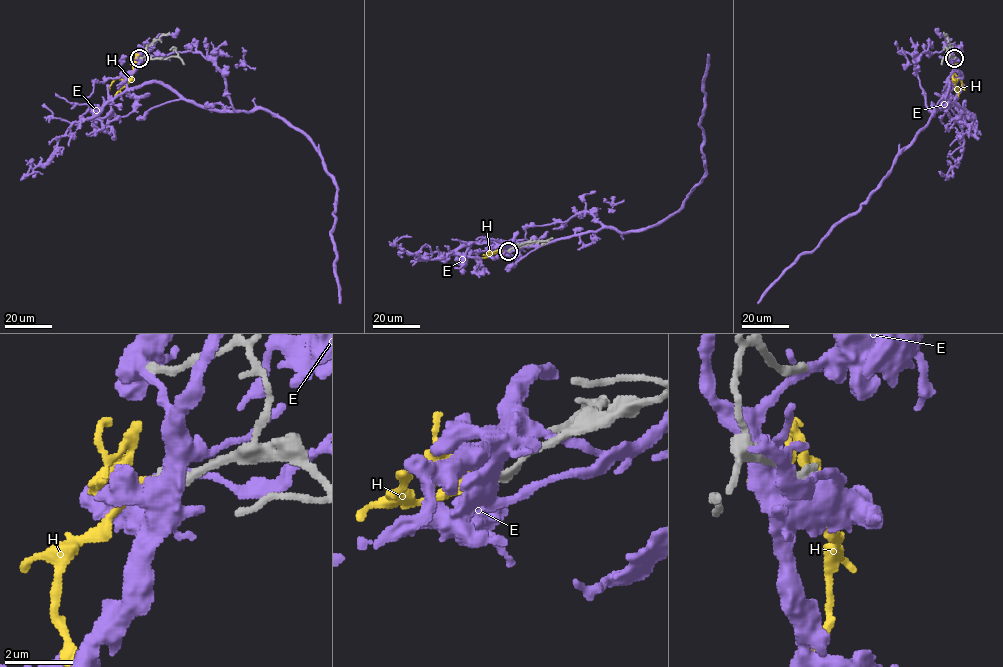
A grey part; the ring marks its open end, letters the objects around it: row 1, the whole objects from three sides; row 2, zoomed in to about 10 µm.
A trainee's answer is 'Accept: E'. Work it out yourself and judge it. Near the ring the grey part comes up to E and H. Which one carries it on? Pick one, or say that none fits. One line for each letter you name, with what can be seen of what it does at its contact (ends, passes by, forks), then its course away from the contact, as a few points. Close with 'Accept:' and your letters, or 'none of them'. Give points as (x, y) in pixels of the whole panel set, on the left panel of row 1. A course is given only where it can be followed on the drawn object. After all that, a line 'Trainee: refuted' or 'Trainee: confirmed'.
H: It passes by. Its course: (139, 58), (133, 65), (132, 78), (128, 81), (116, 78), (109, 90)
Accept: H
Trainee: refuted

